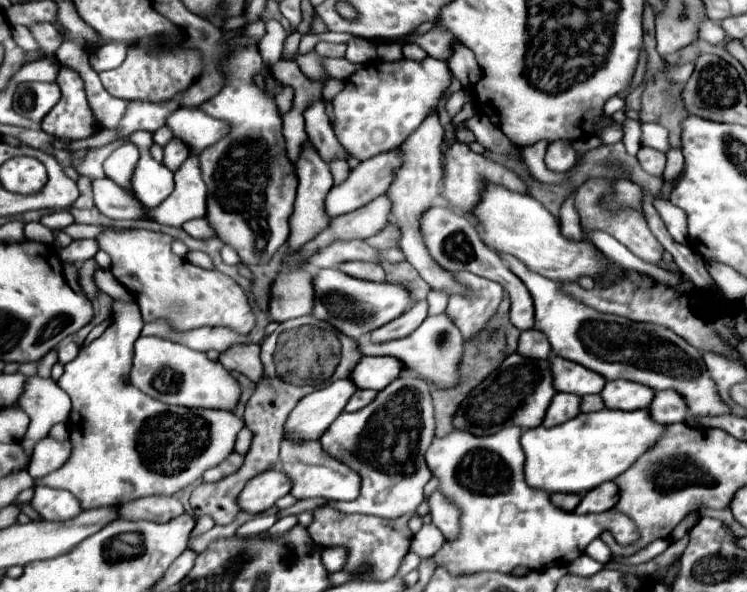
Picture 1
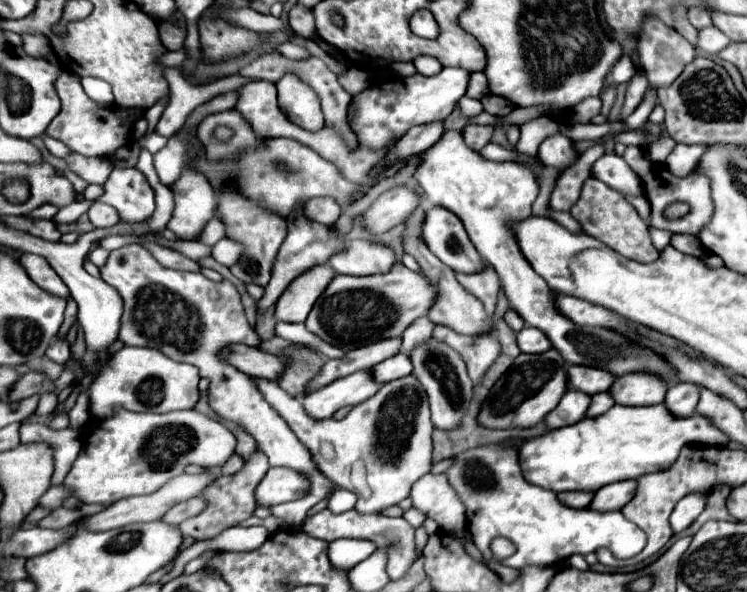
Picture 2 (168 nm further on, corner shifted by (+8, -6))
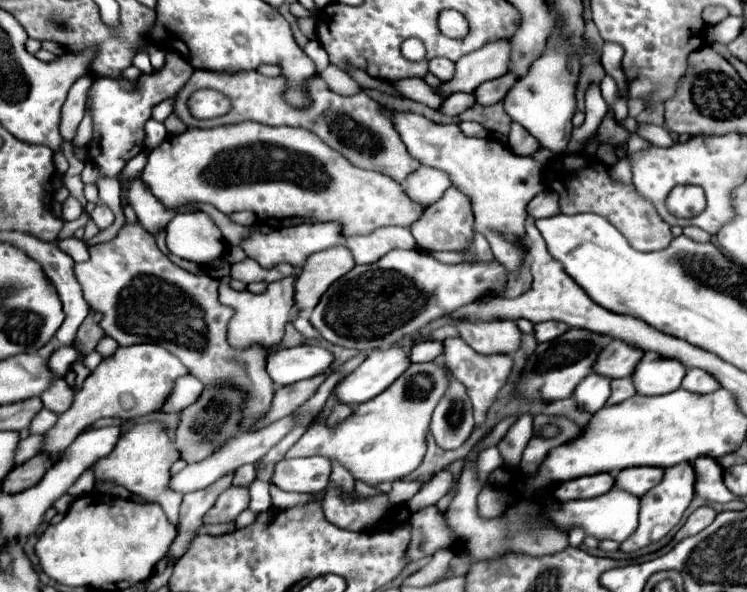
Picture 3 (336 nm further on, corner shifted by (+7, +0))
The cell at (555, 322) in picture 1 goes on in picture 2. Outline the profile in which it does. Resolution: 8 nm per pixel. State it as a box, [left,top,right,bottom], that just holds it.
[413,131,675,383]

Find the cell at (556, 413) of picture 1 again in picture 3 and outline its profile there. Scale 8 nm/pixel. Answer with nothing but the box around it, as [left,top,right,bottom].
[572,373,610,415]

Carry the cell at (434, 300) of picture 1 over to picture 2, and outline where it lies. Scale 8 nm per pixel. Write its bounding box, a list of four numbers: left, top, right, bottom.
[401,317,435,353]

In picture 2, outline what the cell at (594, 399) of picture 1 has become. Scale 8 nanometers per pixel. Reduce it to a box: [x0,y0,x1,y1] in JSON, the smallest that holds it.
[587,391,615,417]

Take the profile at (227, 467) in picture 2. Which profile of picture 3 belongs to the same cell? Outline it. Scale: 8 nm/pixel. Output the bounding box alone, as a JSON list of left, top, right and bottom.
[233,464,256,486]

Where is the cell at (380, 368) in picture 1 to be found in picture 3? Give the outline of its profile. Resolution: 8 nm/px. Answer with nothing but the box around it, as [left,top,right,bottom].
[408,341,442,363]

